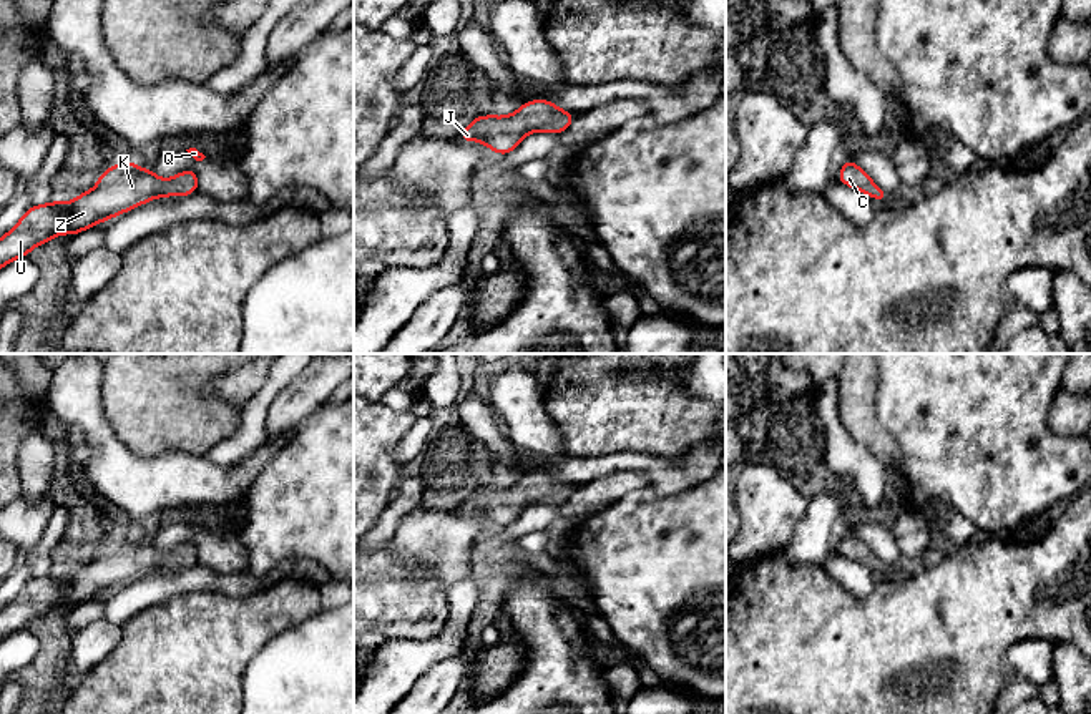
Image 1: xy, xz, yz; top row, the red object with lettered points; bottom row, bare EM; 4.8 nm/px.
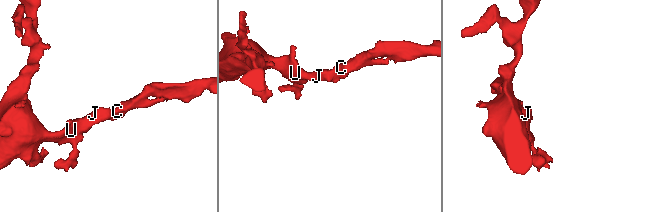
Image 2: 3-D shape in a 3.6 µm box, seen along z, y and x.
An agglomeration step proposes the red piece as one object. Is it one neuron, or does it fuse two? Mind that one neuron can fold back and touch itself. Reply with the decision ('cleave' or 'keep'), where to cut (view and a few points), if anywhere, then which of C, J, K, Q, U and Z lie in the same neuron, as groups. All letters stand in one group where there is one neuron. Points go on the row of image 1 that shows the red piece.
keep; cut none; groups C J K Q U Z

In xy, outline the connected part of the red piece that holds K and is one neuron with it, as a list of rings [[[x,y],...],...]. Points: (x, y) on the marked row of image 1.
[[[121,161],[105,169],[91,191],[78,194],[71,203],[50,201],[32,206],[22,219],[0,237],[0,269],[60,234],[80,234],[121,213],[128,213],[151,199],[189,196],[198,191],[198,174],[186,169],[171,179],[158,178],[149,168]]]

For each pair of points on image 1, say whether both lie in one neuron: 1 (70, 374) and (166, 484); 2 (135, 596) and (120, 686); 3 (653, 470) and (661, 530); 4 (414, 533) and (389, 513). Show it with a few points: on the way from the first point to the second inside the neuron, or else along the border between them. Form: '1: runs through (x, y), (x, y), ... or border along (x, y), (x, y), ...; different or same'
1: runs through (80, 405), (98, 435), (135, 472); same
2: border along (166, 600), (143, 608), (120, 626); different
3: border along (650, 484), (661, 493), (678, 493), (694, 485); different
4: border along (419, 505), (402, 517), (394, 537), (386, 545); different

